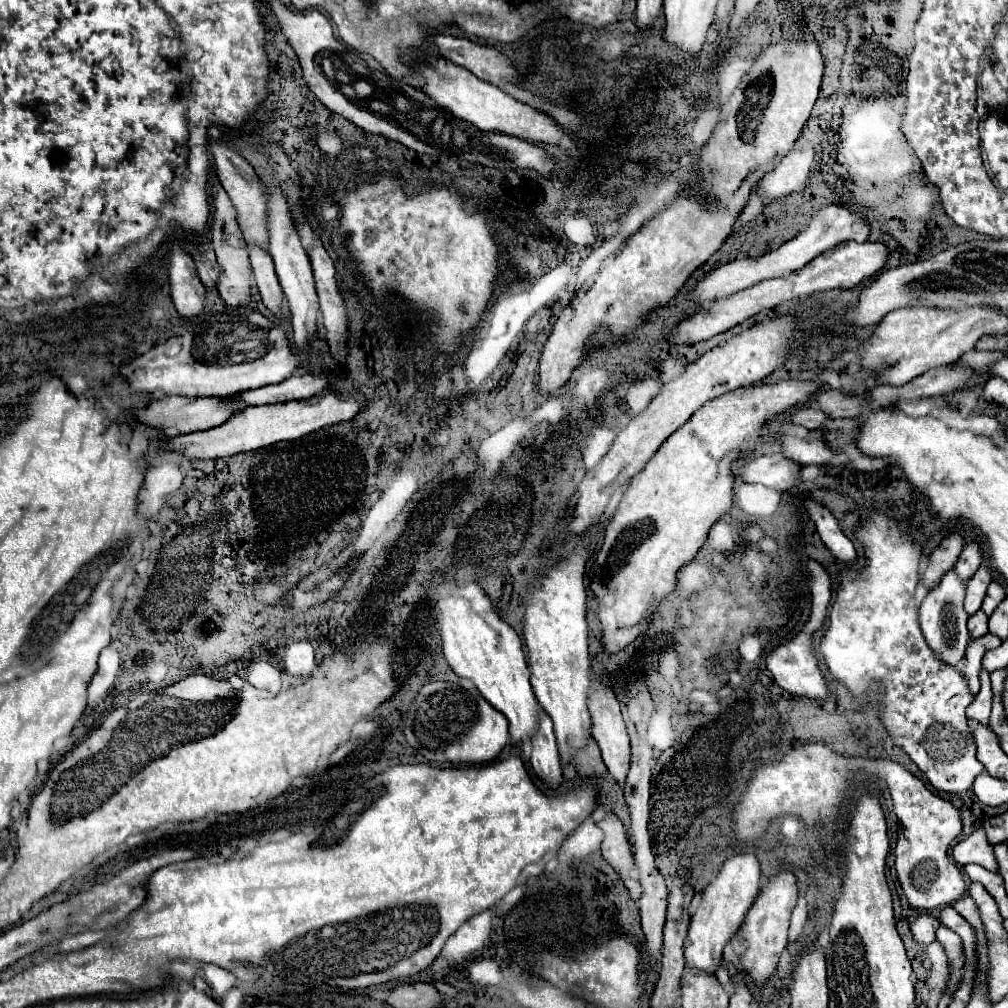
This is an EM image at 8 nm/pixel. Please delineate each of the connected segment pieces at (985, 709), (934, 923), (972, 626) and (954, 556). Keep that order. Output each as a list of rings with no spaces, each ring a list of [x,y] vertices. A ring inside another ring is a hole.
[[[981,669],[981,691],[975,695],[975,699],[967,705],[967,717],[975,719],[983,725],[987,725],[989,713],[991,713],[991,681],[989,681],[989,671]]]
[[[919,915],[911,923],[911,931],[917,943],[929,945],[935,941],[935,931],[939,929],[939,921],[933,915]]]
[[[983,611],[969,617],[969,633],[971,637],[983,637],[987,633],[987,615]]]
[[[951,533],[949,537],[945,537],[939,547],[931,553],[929,557],[929,565],[923,573],[923,581],[929,587],[933,587],[935,583],[939,583],[939,579],[955,567],[959,555],[961,555],[961,549],[963,549],[963,537],[959,533]]]

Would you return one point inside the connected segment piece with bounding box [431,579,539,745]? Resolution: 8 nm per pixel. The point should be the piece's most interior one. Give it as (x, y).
(478, 644)

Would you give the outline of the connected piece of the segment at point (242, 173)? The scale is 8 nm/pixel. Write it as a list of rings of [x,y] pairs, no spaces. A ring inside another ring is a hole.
[[[213,143],[211,145],[213,157],[215,157],[215,167],[217,167],[217,175],[219,181],[223,185],[223,189],[227,191],[227,195],[231,197],[237,213],[239,213],[239,225],[243,231],[243,237],[249,245],[257,245],[263,251],[269,251],[269,225],[267,225],[267,199],[265,193],[261,191],[261,183],[253,171],[253,167],[235,151],[231,151],[225,145]]]

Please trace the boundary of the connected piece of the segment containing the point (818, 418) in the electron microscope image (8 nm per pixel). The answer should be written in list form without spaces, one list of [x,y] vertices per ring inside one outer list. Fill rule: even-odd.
[[[811,407],[797,409],[797,411],[791,415],[791,421],[793,421],[795,425],[803,425],[803,427],[807,427],[807,429],[823,429],[829,419],[831,419],[831,417],[829,417],[827,413],[823,413],[821,409],[811,409]]]

